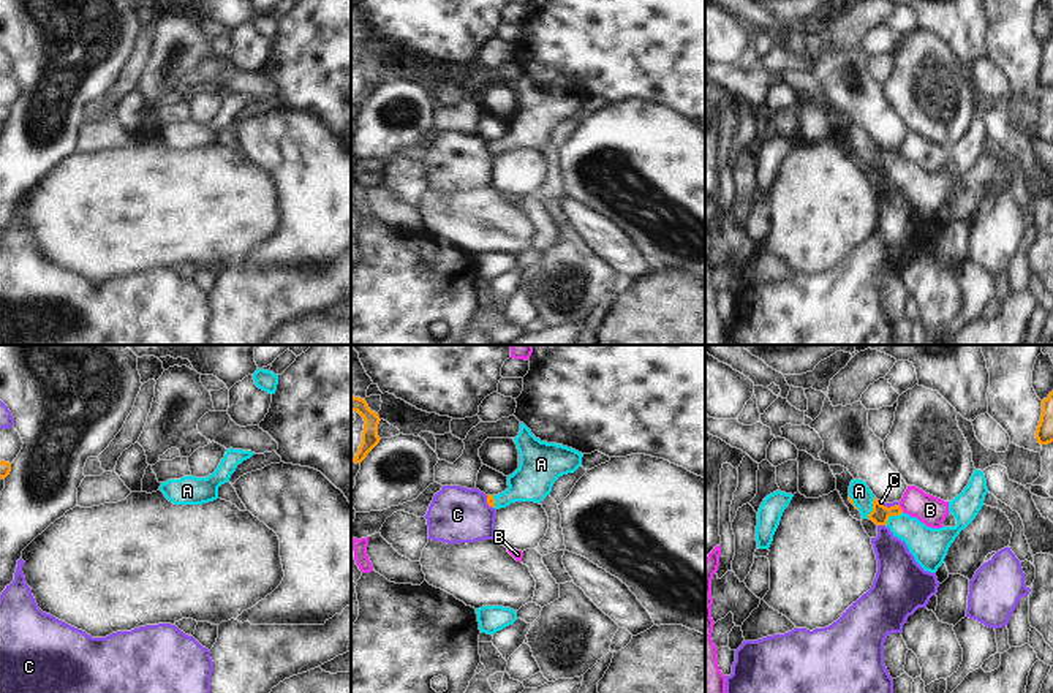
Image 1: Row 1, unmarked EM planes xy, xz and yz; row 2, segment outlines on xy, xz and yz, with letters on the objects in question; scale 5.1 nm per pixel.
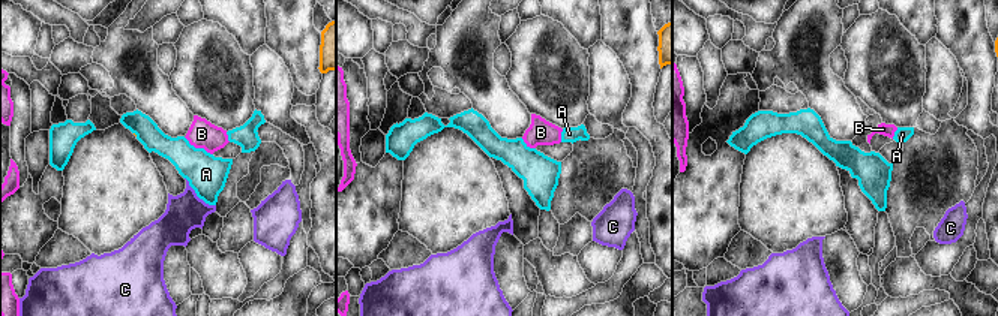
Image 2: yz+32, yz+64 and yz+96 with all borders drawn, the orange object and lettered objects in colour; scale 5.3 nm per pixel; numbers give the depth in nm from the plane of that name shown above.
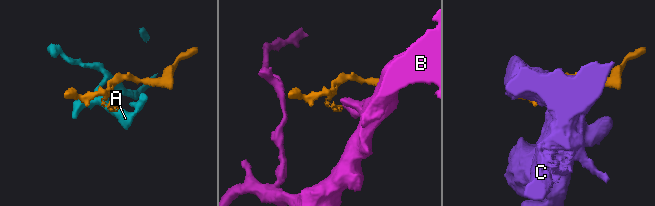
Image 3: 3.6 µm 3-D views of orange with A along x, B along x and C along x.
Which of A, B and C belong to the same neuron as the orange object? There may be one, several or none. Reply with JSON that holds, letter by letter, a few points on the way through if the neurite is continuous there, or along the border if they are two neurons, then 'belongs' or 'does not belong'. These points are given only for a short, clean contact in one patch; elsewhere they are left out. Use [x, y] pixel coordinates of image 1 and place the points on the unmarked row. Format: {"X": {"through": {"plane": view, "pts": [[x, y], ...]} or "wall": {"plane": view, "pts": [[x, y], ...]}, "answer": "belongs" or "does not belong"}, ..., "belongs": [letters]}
{"A": {"through": {"plane": "yz", "pts": [[879, 160], [873, 154], [859, 136]]}, "answer": "belongs"}, "B": {"wall": {"plane": "yz", "pts": [[898, 151], [903, 157]]}, "answer": "does not belong"}, "C": {"answer": "does not belong"}, "belongs": ["A"]}

